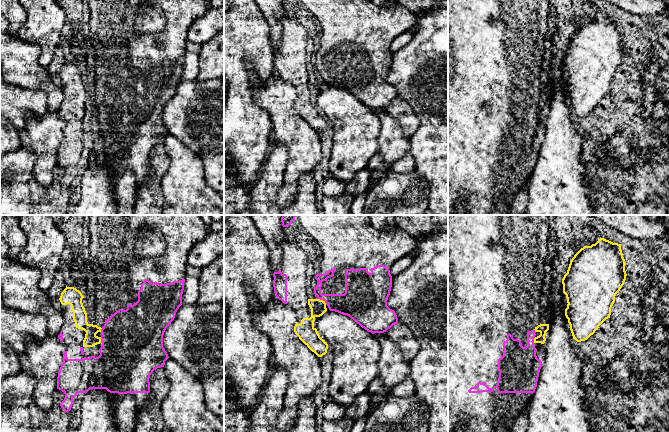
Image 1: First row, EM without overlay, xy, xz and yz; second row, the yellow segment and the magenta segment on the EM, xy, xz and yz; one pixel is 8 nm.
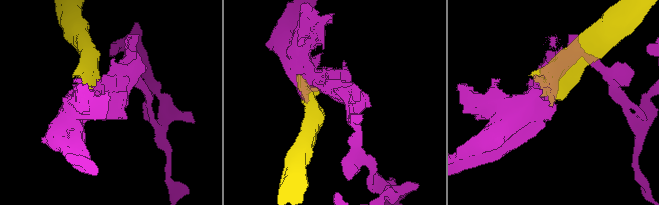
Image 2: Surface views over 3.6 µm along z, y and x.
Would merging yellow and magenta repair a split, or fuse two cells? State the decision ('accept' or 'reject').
accept

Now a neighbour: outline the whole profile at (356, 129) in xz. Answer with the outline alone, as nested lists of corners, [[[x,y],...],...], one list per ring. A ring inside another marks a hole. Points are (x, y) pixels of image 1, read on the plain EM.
[[[329,87],[319,93],[317,107],[333,129],[332,153],[327,165],[332,177],[347,183],[378,153],[381,122],[368,108],[347,91]]]

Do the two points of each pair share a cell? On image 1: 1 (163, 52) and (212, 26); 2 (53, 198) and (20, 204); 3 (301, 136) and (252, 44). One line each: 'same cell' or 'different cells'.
1: different cells
2: different cells
3: different cells

